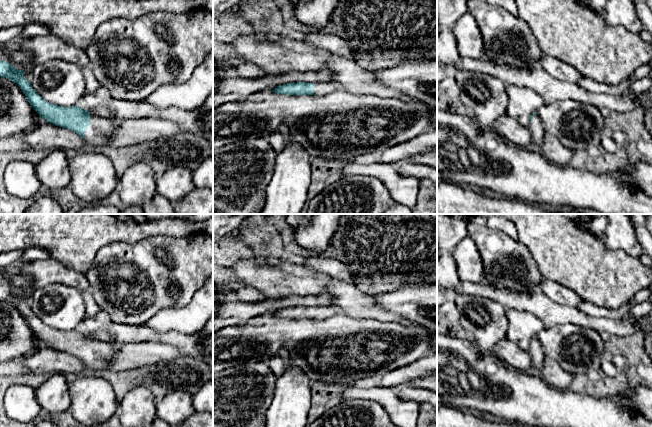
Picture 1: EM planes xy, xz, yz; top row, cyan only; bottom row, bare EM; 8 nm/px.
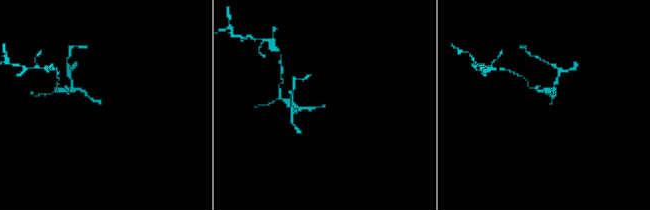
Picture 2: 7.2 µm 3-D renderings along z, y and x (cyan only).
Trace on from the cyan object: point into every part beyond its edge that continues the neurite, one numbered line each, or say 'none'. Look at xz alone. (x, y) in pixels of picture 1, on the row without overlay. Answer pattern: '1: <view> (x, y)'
1: xz (320, 313)

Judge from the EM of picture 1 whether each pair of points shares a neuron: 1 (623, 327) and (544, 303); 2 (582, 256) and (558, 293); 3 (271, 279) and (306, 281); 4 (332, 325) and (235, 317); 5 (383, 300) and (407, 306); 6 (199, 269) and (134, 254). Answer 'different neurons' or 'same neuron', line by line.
1: same neuron
2: different neurons
3: same neuron
4: different neurons
5: same neuron
6: same neuron

